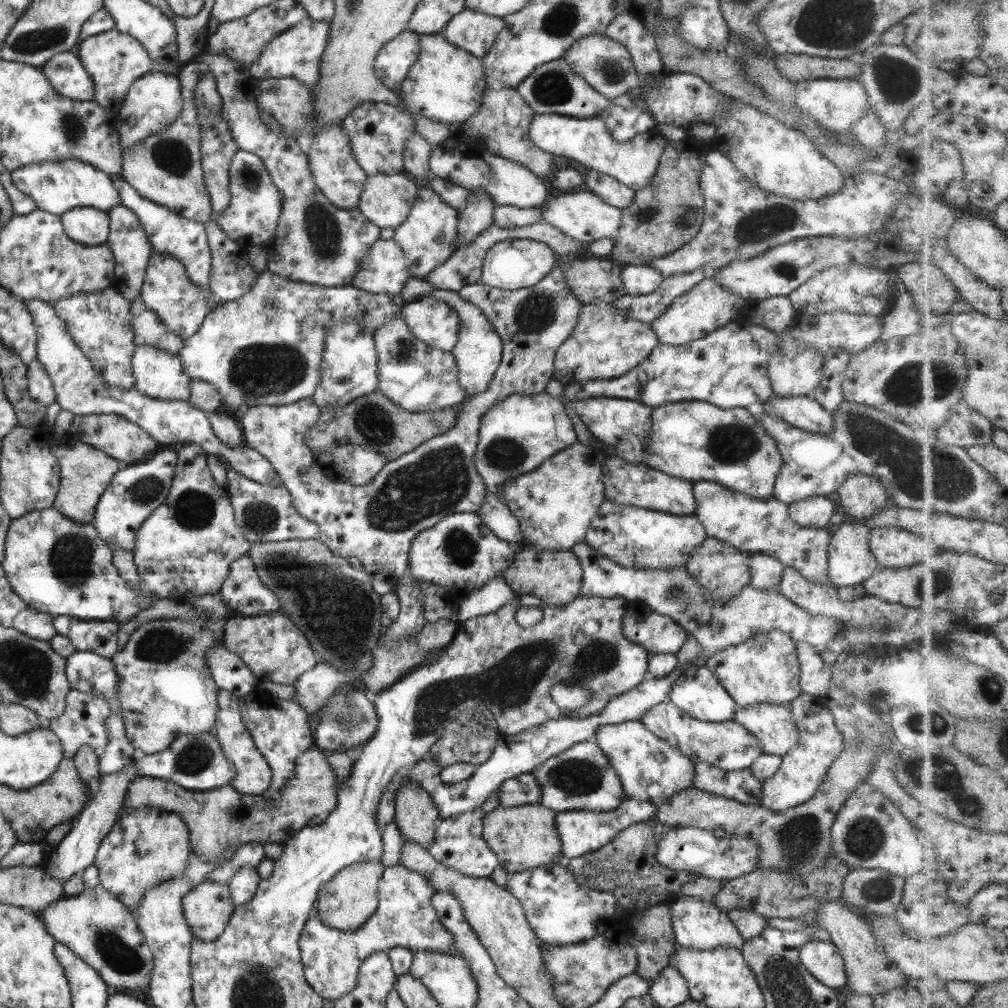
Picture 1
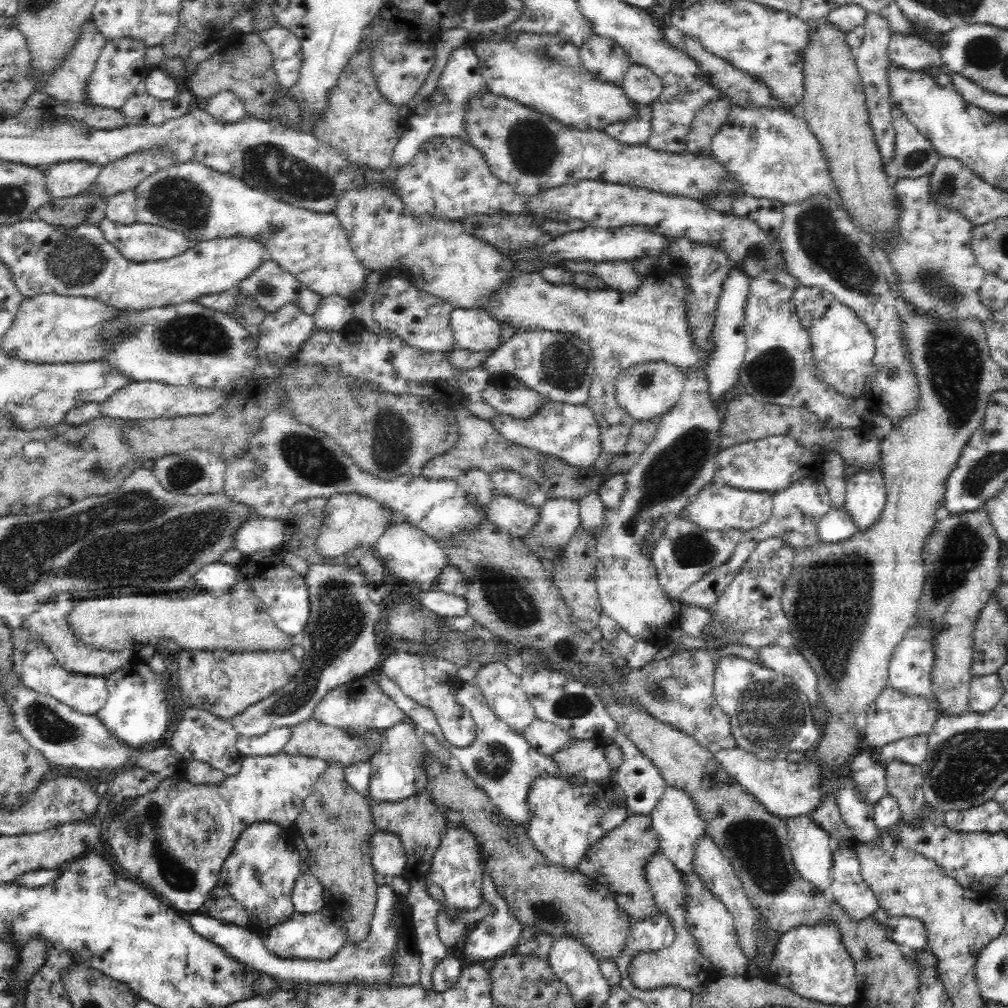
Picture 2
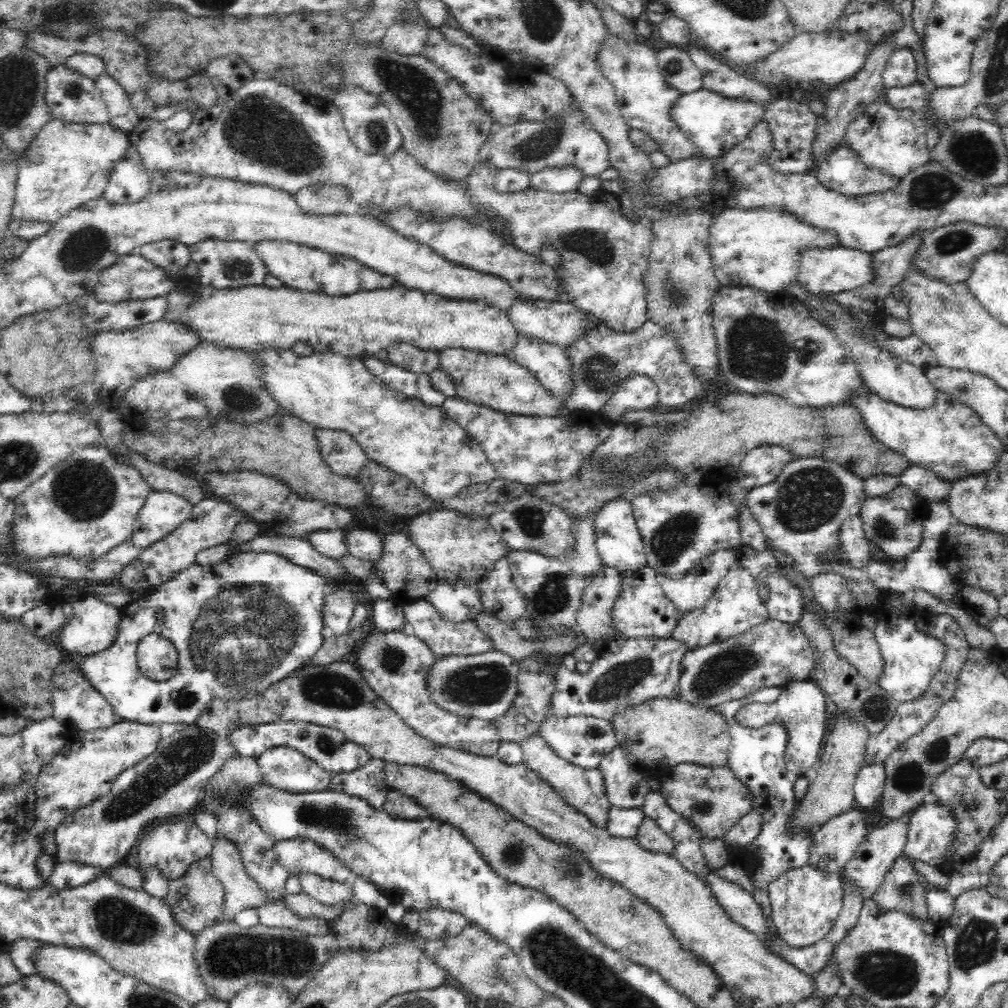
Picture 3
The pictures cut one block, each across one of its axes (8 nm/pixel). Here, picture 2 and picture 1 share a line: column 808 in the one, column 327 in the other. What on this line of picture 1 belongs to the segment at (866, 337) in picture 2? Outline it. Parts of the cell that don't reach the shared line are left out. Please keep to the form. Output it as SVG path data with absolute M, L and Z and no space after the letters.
M263 270L257 275L256 280L250 286L249 291L244 296L237 298L237 301L230 302L218 302L217 308L205 315L205 319L197 332L193 336L183 340L183 346L180 352L177 353L179 361L181 362L183 373L190 379L204 380L205 382L214 385L215 390L220 394L220 399L225 402L226 406L233 410L237 410L238 407L245 410L245 408L257 405L285 405L291 404L293 401L310 398L310 396L316 391L319 384L319 368L321 361L323 361L323 351L325 335L337 325L343 321L355 321L363 327L367 326L367 329L375 331L375 329L384 326L389 323L389 320L393 319L393 316L397 315L404 306L403 300L399 295L387 295L387 294L371 294L369 292L363 292L361 289L355 288L351 285L345 285L340 287L325 287L319 284L305 284L299 282L291 282L285 280L272 272Z

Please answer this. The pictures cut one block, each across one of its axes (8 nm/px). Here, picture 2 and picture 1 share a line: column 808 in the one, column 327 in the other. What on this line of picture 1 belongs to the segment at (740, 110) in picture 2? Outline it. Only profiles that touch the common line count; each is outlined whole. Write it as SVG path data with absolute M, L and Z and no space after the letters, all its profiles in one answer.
M339 122L313 135L306 157L314 183L325 195L326 200L340 209L357 208L366 174L355 162L348 145L348 138L342 133Z

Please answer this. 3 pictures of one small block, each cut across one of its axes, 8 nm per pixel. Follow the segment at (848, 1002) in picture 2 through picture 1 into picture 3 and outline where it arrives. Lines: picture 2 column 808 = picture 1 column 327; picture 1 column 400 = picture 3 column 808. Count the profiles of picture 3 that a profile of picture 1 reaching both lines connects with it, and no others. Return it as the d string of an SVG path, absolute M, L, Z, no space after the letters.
M808 864L783 872L767 888L772 915L769 920L779 937L792 948L806 948L822 940L837 922L843 908L839 873L821 871Z

